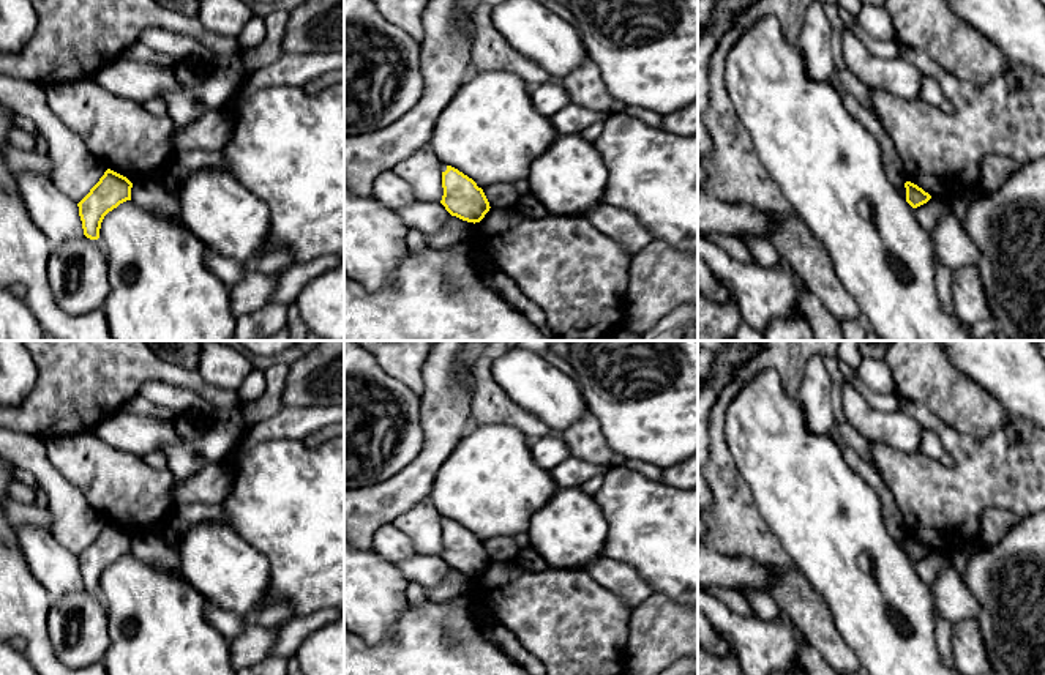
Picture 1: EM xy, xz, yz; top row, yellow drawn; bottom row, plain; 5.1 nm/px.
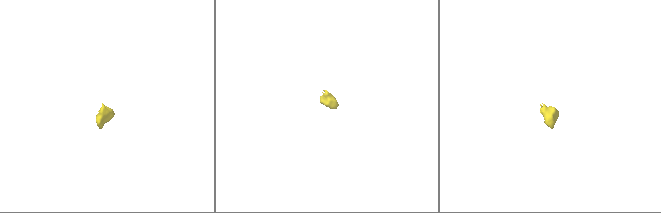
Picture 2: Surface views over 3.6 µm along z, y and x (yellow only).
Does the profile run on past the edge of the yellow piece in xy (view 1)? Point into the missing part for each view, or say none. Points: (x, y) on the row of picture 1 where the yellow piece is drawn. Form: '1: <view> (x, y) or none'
1: none

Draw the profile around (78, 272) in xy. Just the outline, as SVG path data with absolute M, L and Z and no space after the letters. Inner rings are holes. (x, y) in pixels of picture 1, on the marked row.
M84 235L52 249L47 281L55 303L68 315L103 309L109 295L109 262L99 238Z

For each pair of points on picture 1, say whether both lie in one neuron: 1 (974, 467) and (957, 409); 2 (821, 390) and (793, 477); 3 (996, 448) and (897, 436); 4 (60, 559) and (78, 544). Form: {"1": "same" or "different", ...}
{"1": "different", "2": "different", "3": "different", "4": "different"}

